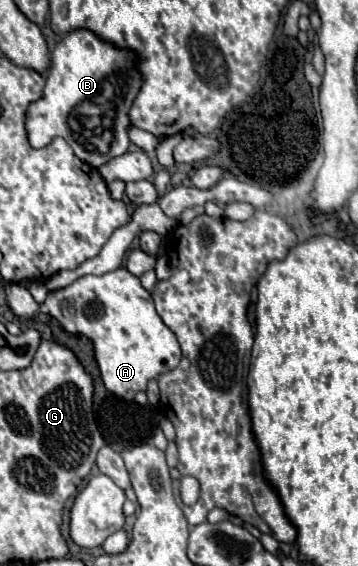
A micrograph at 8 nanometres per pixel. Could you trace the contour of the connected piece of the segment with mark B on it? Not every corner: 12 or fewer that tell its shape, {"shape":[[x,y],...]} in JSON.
{"shape":[[88,30],[50,56],[30,146],[94,168],[130,146],[136,56]]}

